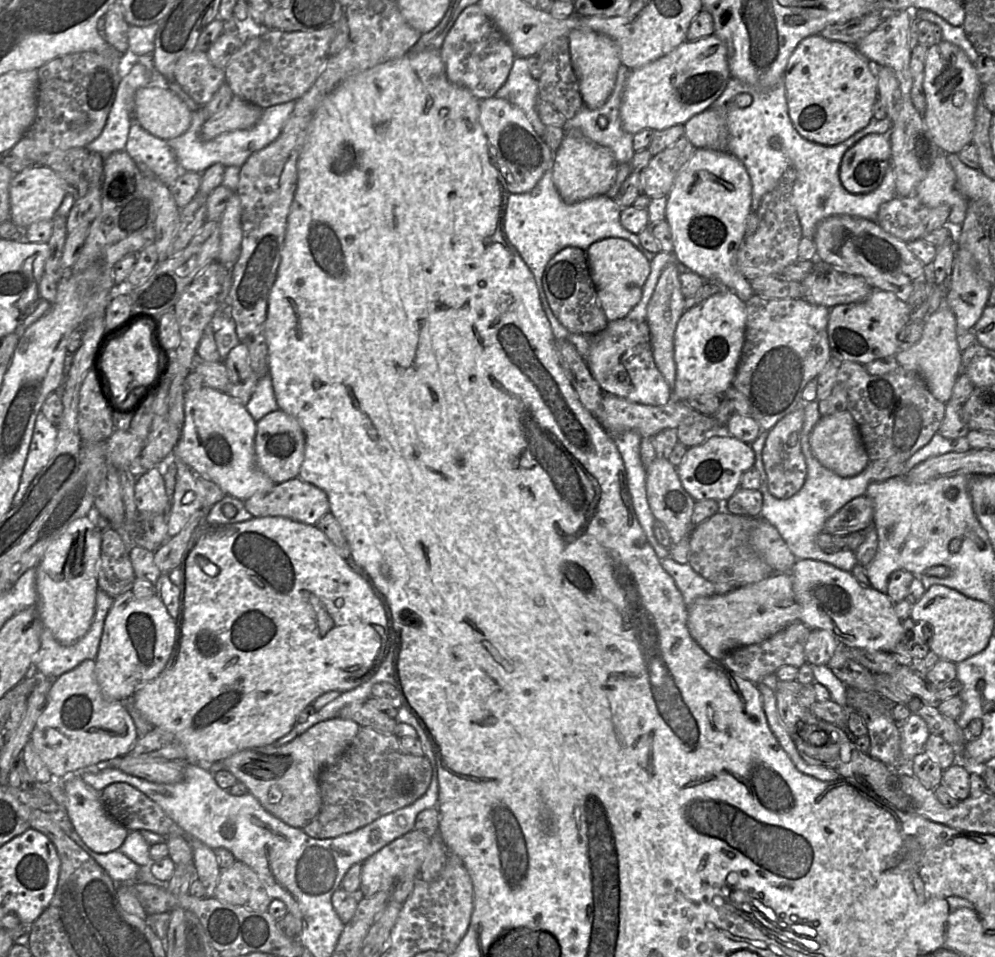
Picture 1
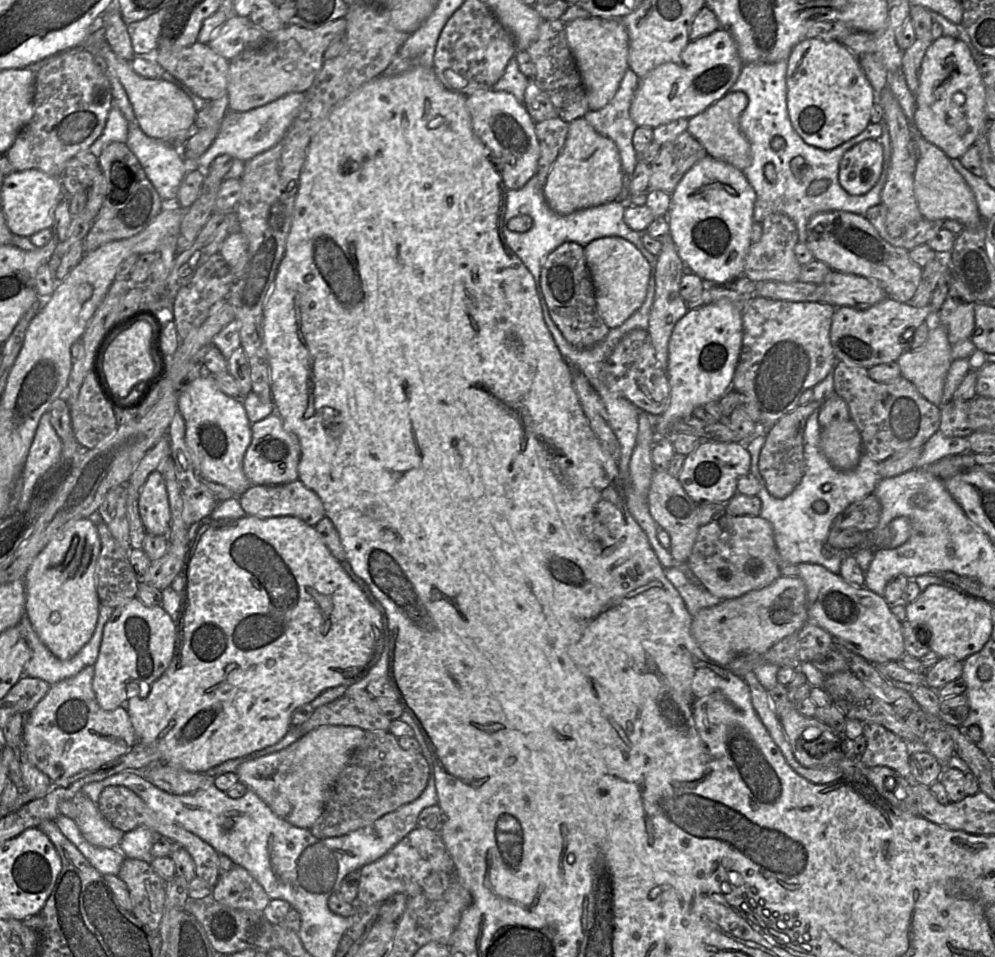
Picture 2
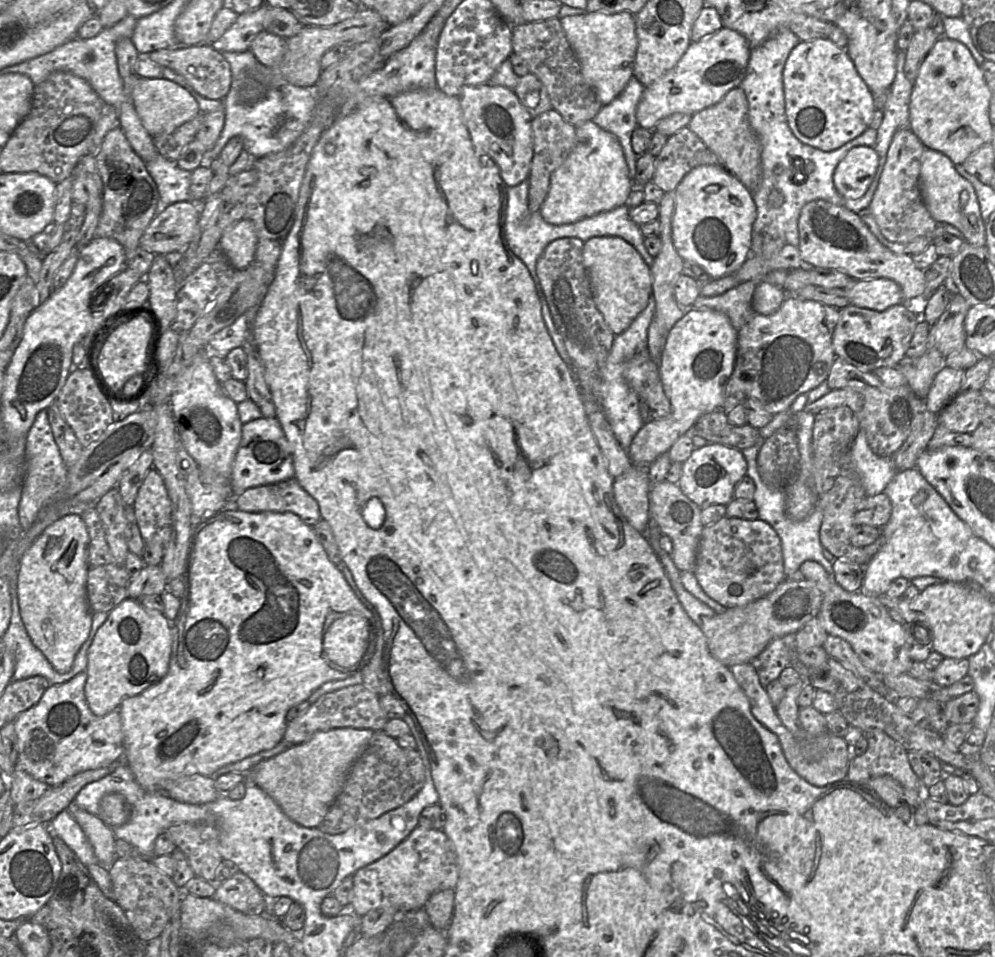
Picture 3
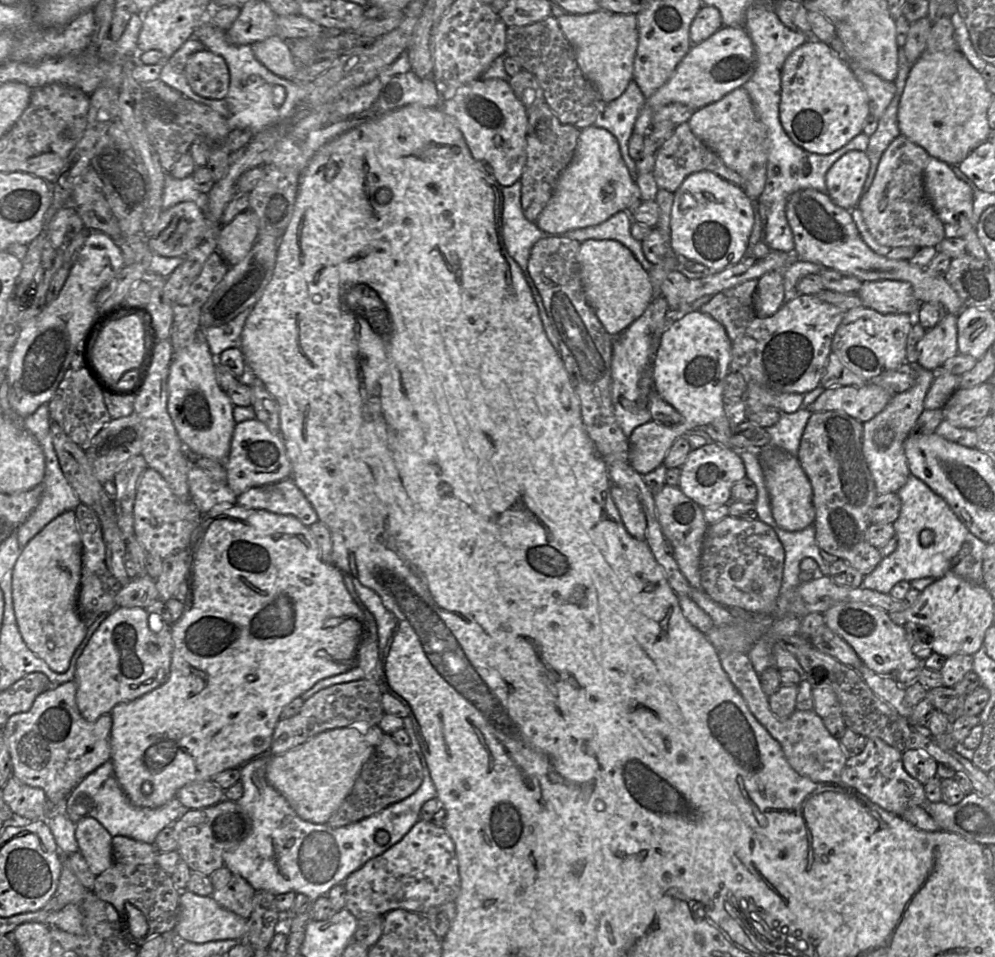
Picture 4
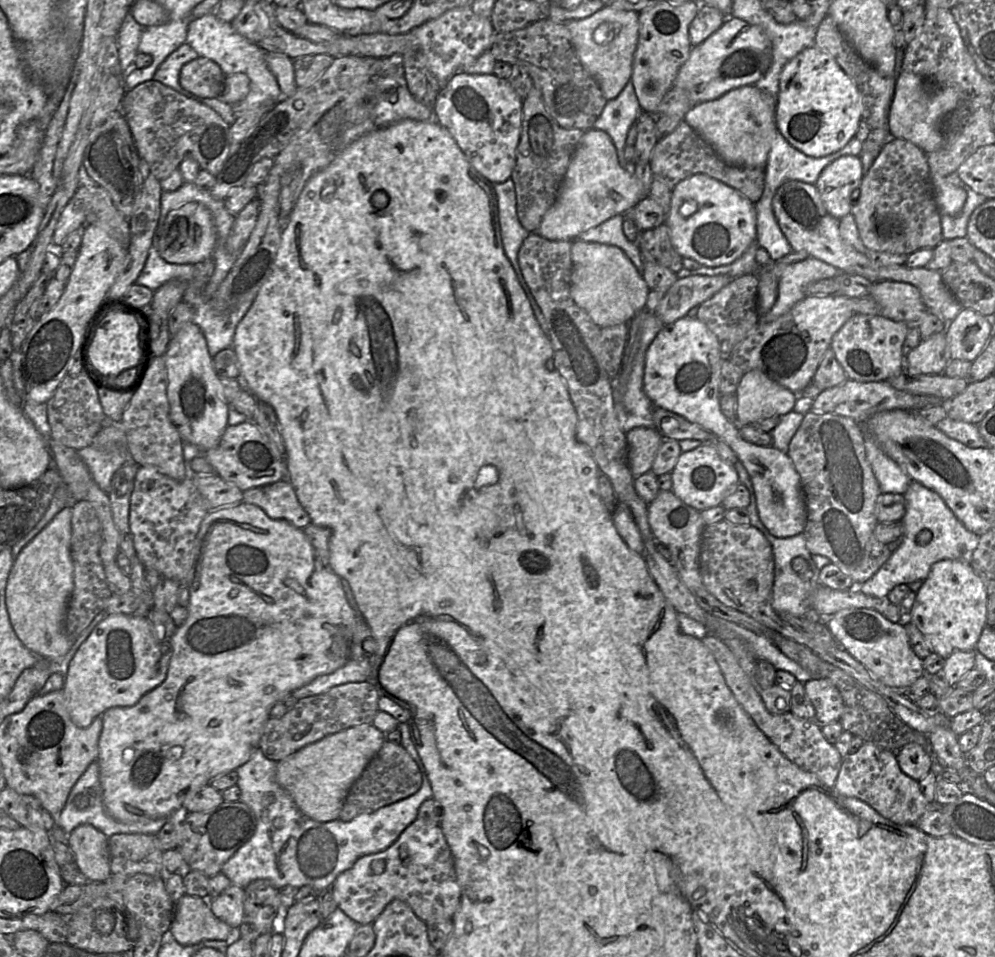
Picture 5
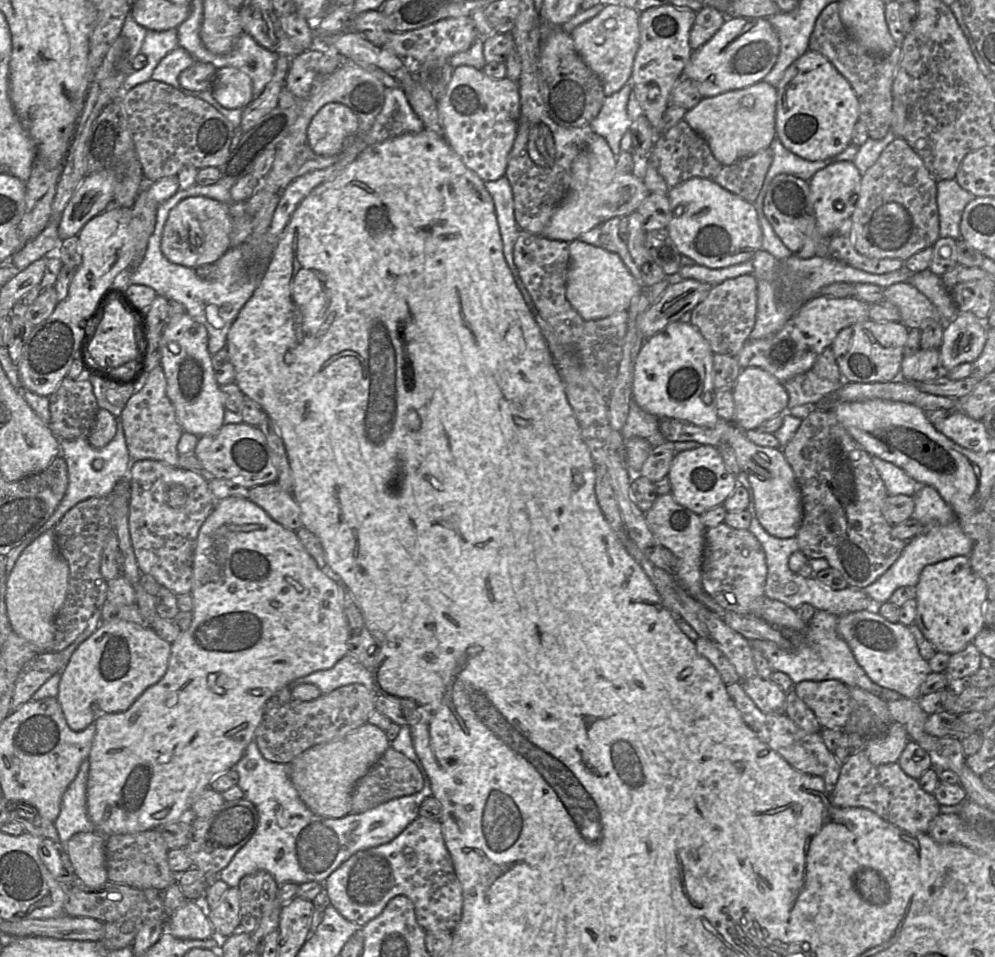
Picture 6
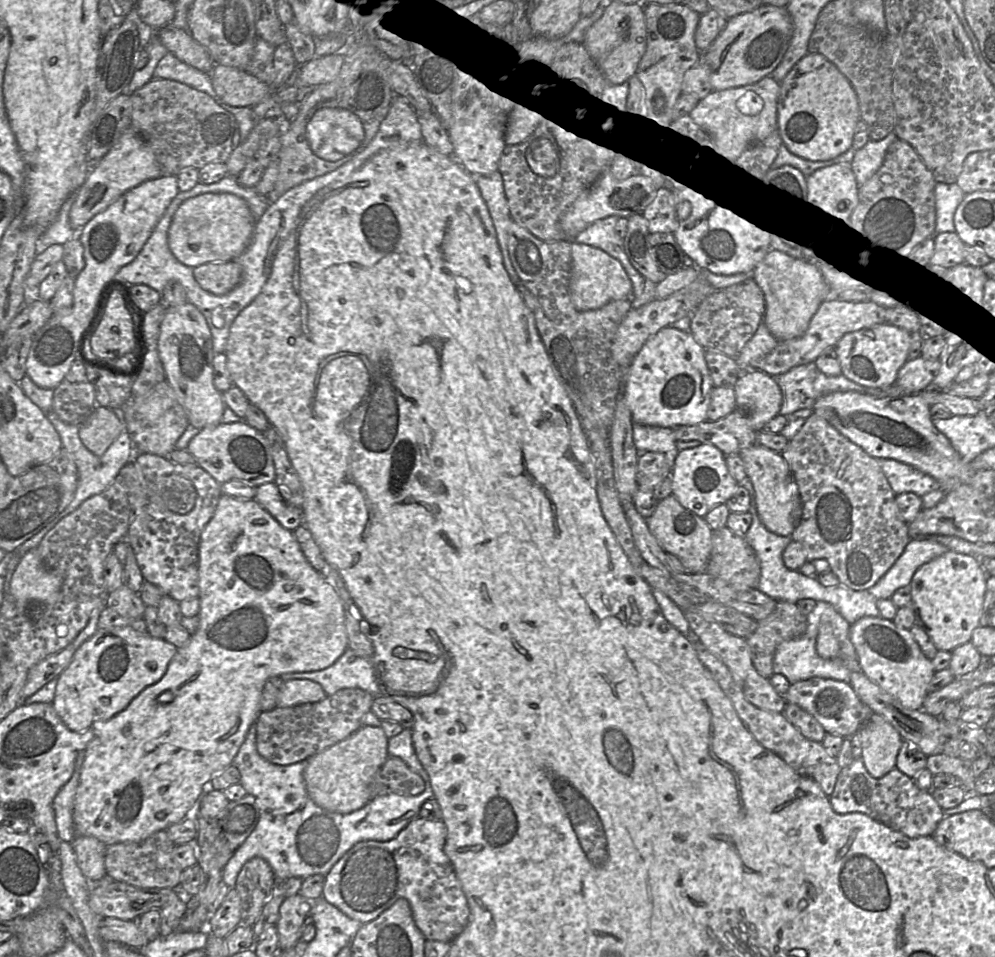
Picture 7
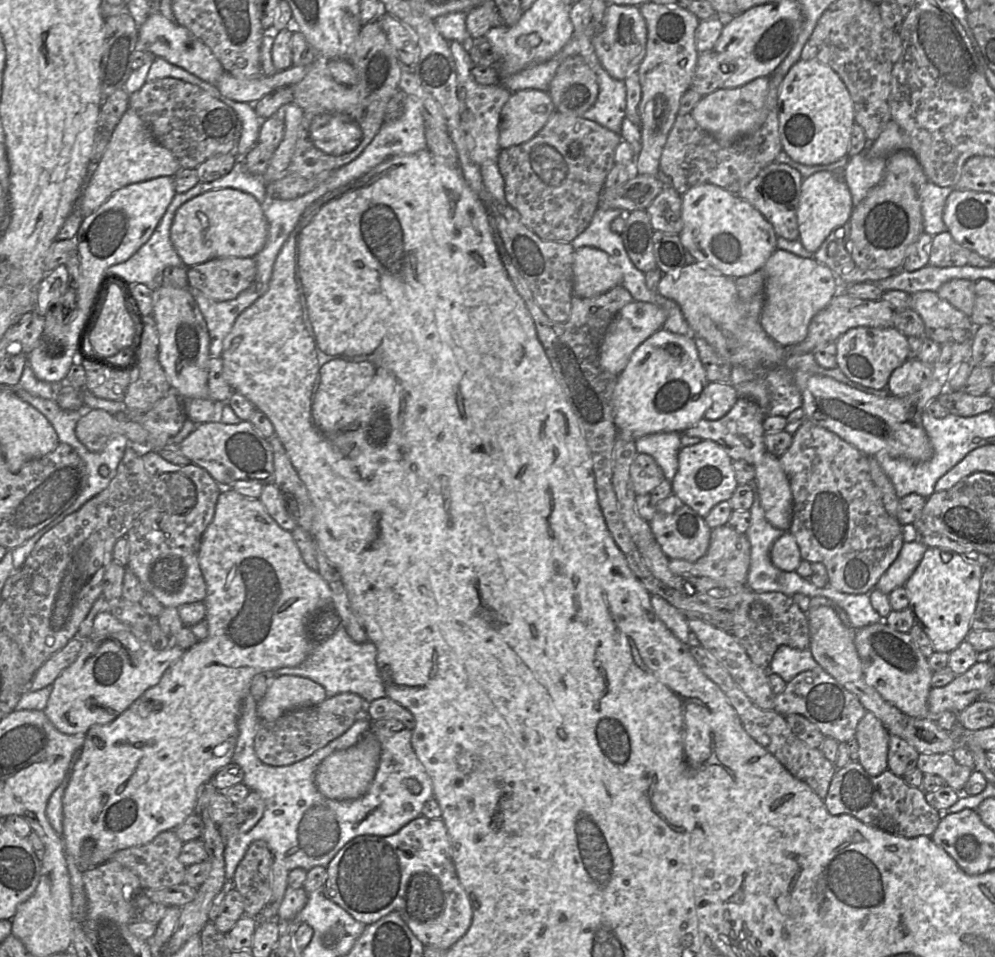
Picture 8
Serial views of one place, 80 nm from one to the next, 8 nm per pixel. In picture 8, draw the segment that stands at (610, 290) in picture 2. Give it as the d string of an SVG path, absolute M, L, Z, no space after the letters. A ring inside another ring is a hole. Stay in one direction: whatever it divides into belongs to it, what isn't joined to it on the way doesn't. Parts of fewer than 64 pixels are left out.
M585 246L575 249L572 292L582 298L594 297L621 285L623 274L619 266L612 263L610 256L597 248Z

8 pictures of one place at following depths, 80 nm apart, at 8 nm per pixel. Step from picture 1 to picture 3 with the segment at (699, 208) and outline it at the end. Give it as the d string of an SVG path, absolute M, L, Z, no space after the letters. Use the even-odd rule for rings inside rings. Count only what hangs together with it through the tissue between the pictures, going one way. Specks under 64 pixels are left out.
M702 165L690 171L678 184L672 217L672 240L679 256L704 269L711 279L733 275L751 252L753 224L757 218L753 192L723 166Z

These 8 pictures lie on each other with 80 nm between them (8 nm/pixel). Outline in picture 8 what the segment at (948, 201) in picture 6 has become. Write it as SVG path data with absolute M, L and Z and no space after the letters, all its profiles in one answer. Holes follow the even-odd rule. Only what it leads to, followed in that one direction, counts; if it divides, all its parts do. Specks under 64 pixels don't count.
M930 181L924 185L922 192L924 232L936 236L948 231L943 221L943 213L947 198L954 189L953 187L940 187Z

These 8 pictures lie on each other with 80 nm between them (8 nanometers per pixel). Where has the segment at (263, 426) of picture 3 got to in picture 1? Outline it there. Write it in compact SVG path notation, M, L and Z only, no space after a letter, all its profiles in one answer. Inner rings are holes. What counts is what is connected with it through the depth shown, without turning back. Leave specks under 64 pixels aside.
M278 409L256 423L255 457L257 466L275 483L297 478L305 453L305 434L296 418Z

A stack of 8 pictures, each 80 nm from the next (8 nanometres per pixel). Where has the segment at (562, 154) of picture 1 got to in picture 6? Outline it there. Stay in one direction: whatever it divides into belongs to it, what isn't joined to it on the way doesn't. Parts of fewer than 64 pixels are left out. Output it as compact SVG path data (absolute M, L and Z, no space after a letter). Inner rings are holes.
M594 133L572 162L569 190L541 236L570 243L611 218L627 217L637 211L650 192L633 173L619 171L616 160L605 138Z

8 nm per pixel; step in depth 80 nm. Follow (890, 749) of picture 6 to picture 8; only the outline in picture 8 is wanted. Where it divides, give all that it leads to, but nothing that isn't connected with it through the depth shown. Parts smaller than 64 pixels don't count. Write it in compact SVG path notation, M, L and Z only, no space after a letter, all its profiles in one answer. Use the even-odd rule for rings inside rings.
M866 711L856 728L859 745L858 762L865 771L877 776L888 769L890 733L883 723L870 711Z

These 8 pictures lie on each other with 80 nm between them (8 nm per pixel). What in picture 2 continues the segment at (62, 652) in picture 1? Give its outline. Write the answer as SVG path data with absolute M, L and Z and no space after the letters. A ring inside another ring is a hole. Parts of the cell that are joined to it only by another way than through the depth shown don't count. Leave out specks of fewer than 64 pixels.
M100 605L99 614L95 630L90 640L80 649L80 651L69 660L59 660L51 651L41 642L37 633L33 629L29 618L26 614L21 616L21 620L17 625L20 633L25 638L30 650L31 658L25 666L24 676L31 678L39 678L47 682L49 685L54 685L64 679L77 675L82 669L87 666L93 666L98 657L99 648L102 640L104 625L113 613L113 608L109 606Z

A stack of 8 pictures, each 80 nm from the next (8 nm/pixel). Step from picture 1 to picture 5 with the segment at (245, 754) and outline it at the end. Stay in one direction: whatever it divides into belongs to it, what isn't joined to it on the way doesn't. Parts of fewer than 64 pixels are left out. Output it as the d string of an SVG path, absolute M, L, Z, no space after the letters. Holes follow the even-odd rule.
M372 723L353 726L328 735L278 761L276 781L289 793L299 810L307 817L317 822L336 820L350 789L385 740L386 734Z

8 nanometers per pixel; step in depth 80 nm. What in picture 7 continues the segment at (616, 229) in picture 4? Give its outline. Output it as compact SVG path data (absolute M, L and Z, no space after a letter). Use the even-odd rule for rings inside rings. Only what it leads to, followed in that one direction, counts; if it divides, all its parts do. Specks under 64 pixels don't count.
M609 216L595 221L574 240L564 240L590 245L605 251L617 259L623 266L632 283L632 296L638 297L644 289L645 278L634 268L624 251L624 239L615 231L615 225L621 217Z

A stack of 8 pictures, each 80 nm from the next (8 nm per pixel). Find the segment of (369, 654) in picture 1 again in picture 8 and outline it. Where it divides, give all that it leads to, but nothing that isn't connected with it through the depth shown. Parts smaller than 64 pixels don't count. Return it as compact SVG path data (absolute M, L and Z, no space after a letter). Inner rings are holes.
M232 488L221 489L213 519L201 539L199 567L206 584L206 596L203 603L206 607L205 620L208 624L207 637L185 650L182 657L165 671L160 682L147 689L116 719L107 724L95 724L86 732L81 756L74 766L62 799L62 841L65 854L76 859L82 871L93 869L107 862L117 851L149 843L159 833L177 828L190 814L194 813L200 786L213 778L221 768L234 762L232 757L238 737L238 719L243 701L250 694L253 677L265 671L299 666L307 658L313 644L309 633L309 624L312 618L320 610L331 606L331 589L328 583L317 571L310 569L305 564L291 531L287 531L277 524L259 498L246 498ZM87 841L93 841L95 844L94 852L89 859L82 857L82 848Z

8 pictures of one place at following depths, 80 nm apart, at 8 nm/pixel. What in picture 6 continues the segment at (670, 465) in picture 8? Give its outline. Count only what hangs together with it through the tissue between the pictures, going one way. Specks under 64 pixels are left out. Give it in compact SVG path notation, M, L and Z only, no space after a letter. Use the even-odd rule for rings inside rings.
M634 401L630 404L621 433L625 441L632 437L640 437L646 439L652 447L666 442L659 429L659 418L644 411Z

